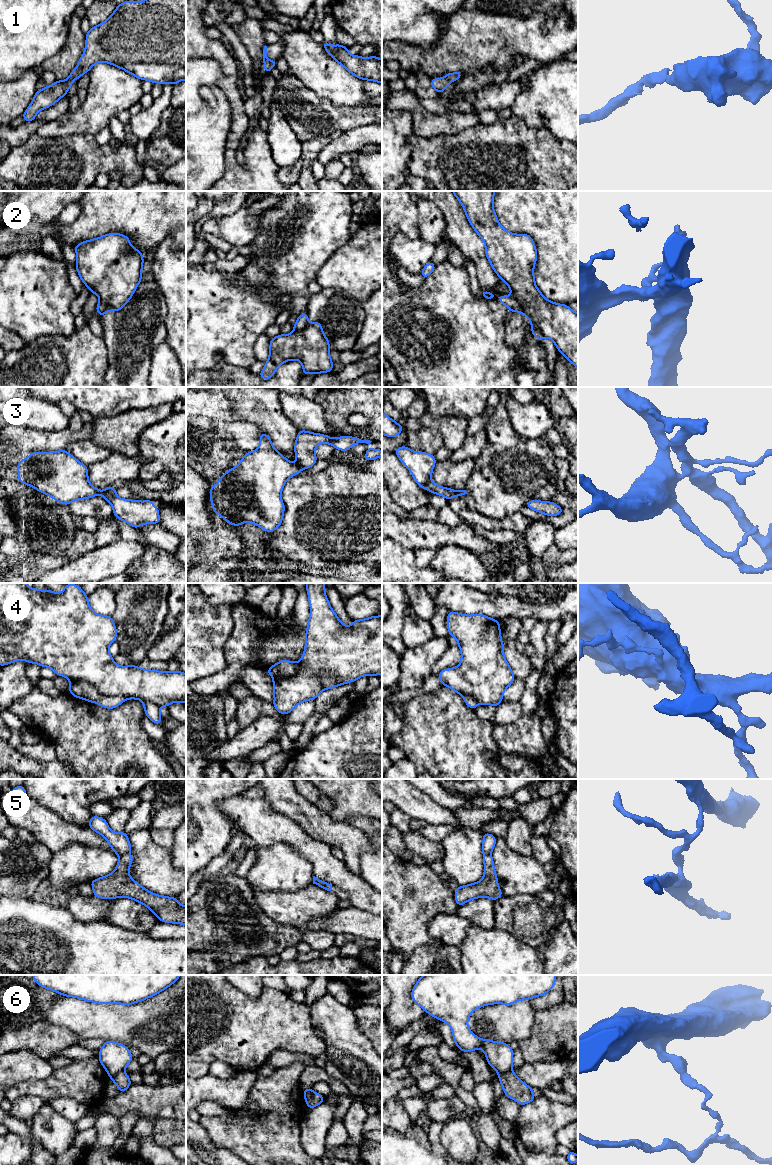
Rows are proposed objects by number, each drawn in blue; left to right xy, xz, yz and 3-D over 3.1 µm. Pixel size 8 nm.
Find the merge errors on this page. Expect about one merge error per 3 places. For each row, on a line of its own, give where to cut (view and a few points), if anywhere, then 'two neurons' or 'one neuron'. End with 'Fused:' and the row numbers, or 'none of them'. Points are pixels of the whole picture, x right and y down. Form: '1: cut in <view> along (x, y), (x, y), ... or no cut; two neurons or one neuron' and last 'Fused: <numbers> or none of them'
1: no cut; one neuron
2: no cut; one neuron
3: cut in xz along (296, 465), (300, 469); two neurons
4: cut in xy along (71, 681), (87, 681), (105, 695), (123, 695), (131, 698); two neurons
5: cut in xy along (128, 853), (120, 857); two neurons
6: cut in xy along (122, 1070), (110, 1077); two neurons
Fused: 3, 4, 5, 6

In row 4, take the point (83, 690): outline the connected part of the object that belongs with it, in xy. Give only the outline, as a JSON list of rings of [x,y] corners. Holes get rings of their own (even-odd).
[[[85,681],[71,682],[69,685],[69,693],[79,699],[96,703],[107,709],[116,708],[125,700],[131,699],[124,696],[105,696],[92,684]]]

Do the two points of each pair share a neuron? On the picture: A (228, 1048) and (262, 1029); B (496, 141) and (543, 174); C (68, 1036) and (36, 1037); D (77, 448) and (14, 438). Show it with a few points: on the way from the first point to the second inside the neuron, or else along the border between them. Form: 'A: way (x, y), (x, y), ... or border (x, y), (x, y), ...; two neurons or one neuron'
A: way (236, 1040), (244, 1032), (254, 1029); one neuron
B: way (508, 153), (526, 171), (531, 171); one neuron
C: way (60, 1037), (44, 1037); one neuron
D: border (89, 438), (74, 440), (65, 449); two neurons

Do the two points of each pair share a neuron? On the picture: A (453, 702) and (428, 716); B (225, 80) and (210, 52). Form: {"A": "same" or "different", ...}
{"A": "same", "B": "same"}

